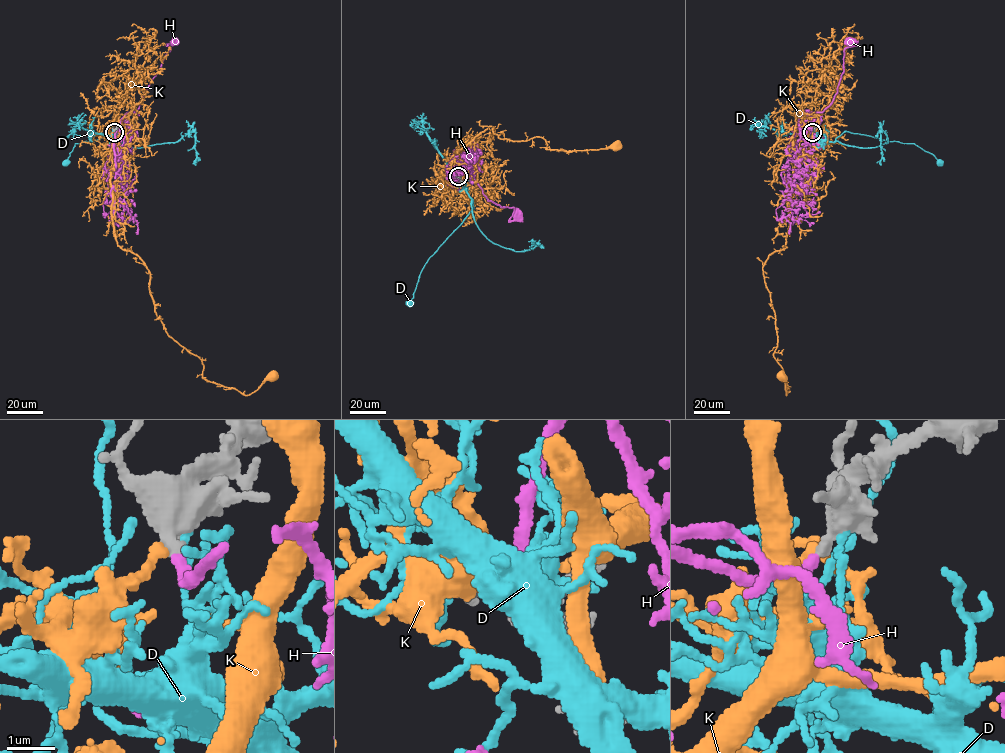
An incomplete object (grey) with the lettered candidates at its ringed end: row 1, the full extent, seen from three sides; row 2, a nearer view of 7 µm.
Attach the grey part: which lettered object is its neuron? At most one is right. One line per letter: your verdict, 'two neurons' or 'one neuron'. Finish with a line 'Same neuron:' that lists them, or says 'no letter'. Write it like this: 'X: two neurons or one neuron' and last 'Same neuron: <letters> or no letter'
D: two neurons
H: one neuron
K: two neurons
Same neuron: H

